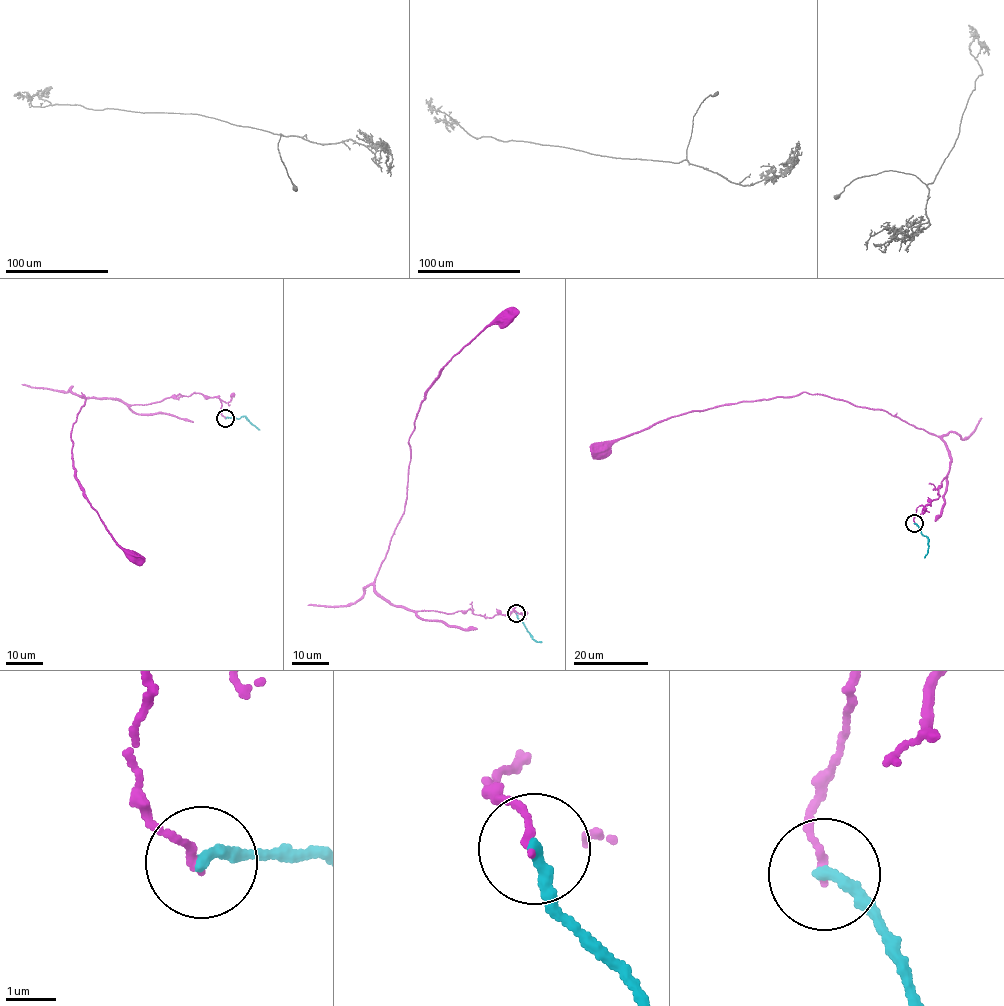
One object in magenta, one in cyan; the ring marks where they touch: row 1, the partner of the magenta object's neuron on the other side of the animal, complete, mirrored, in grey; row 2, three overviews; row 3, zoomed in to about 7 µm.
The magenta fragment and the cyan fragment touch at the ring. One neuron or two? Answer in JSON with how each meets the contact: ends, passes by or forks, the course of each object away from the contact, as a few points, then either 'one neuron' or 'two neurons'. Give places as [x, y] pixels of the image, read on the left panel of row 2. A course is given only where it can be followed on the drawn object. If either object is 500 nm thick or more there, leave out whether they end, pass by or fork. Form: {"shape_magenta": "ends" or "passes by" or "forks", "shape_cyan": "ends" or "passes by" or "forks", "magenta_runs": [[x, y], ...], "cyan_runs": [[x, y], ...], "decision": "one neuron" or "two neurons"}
{"shape_magenta": "ends", "shape_cyan": "ends", "magenta_runs": [[226, 419], [218, 398], [201, 393], [148, 405], [78, 396], [86, 401], [70, 438], [73, 475], [132, 554]], "cyan_runs": [[226, 418], [244, 417], [260, 429]], "decision": "two neurons"}

